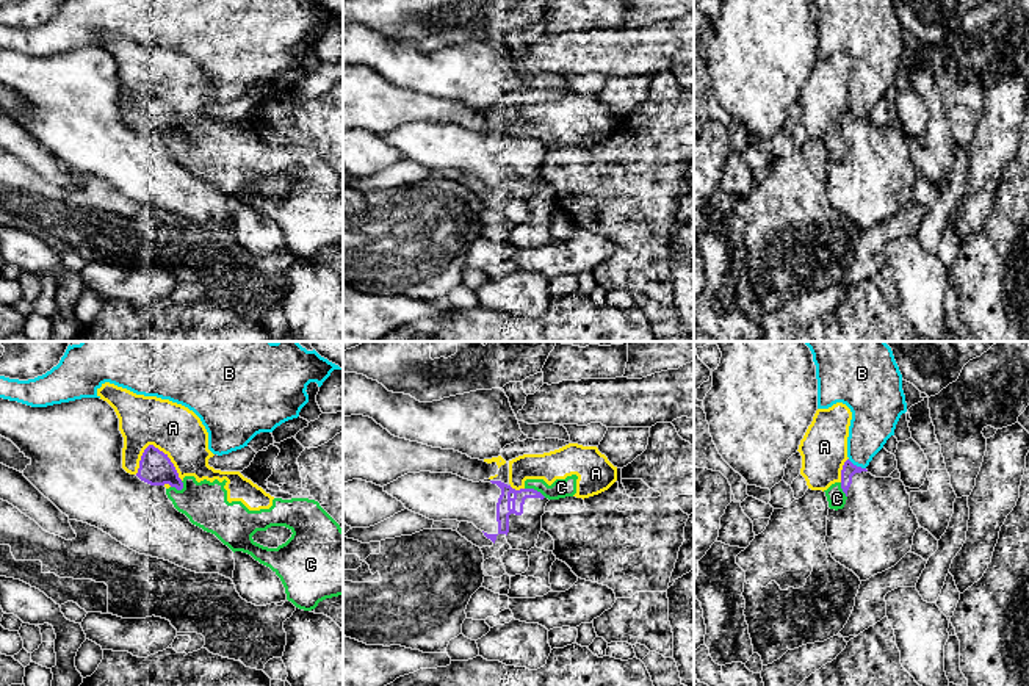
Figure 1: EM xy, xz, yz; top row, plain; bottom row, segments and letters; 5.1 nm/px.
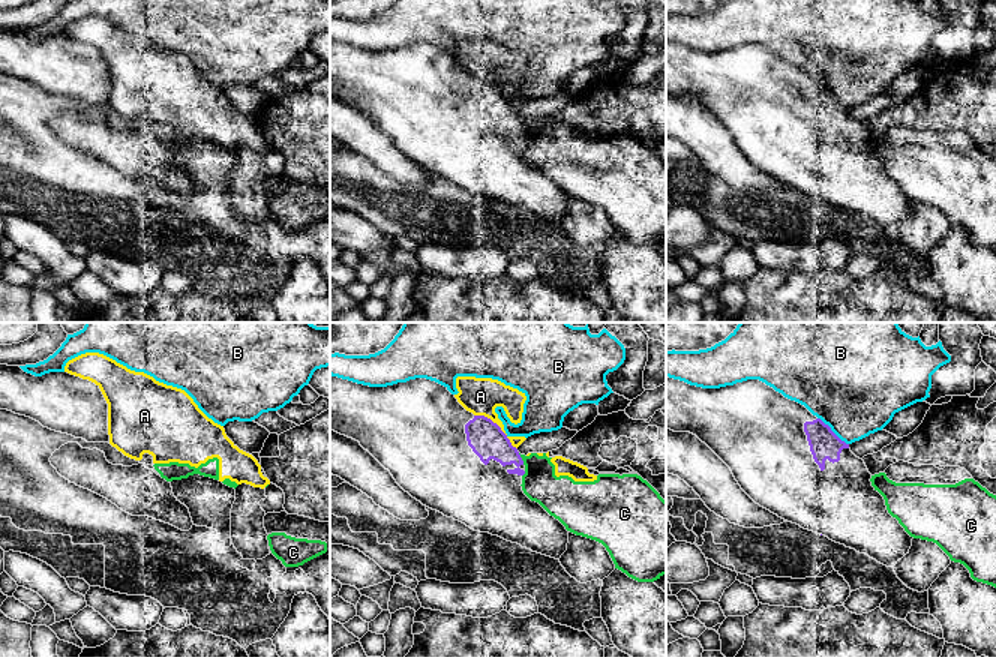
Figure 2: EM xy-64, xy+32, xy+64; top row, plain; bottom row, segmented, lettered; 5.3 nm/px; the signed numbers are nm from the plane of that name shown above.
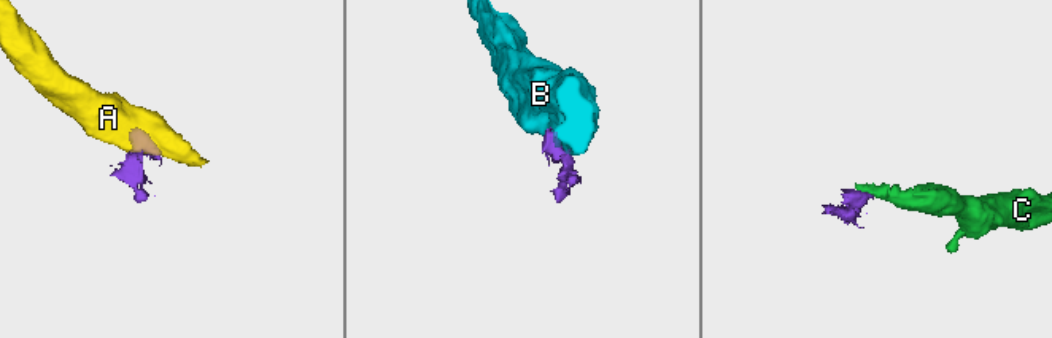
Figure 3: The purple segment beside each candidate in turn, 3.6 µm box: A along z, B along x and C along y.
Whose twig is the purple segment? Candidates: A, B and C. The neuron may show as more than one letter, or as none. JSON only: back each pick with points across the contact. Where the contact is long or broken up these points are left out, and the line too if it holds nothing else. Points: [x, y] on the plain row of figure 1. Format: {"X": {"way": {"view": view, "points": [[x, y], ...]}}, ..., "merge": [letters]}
{"merge": []}

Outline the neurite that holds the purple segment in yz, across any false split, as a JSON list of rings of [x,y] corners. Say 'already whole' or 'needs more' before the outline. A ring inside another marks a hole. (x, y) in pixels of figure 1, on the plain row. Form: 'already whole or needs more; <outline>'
needs more; [[[847,108],[841,119],[841,138],[847,149],[843,158],[829,158],[825,193],[836,211],[866,230],[894,216],[910,202],[919,172],[901,128],[876,127]]]

